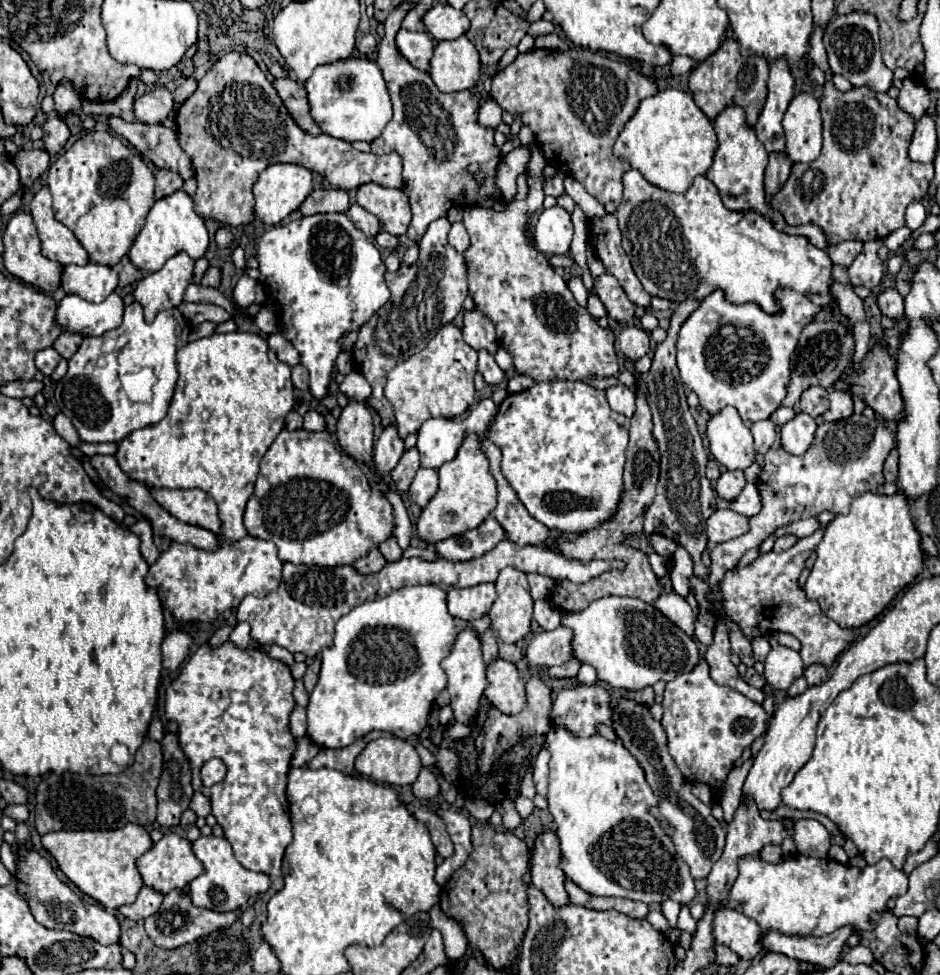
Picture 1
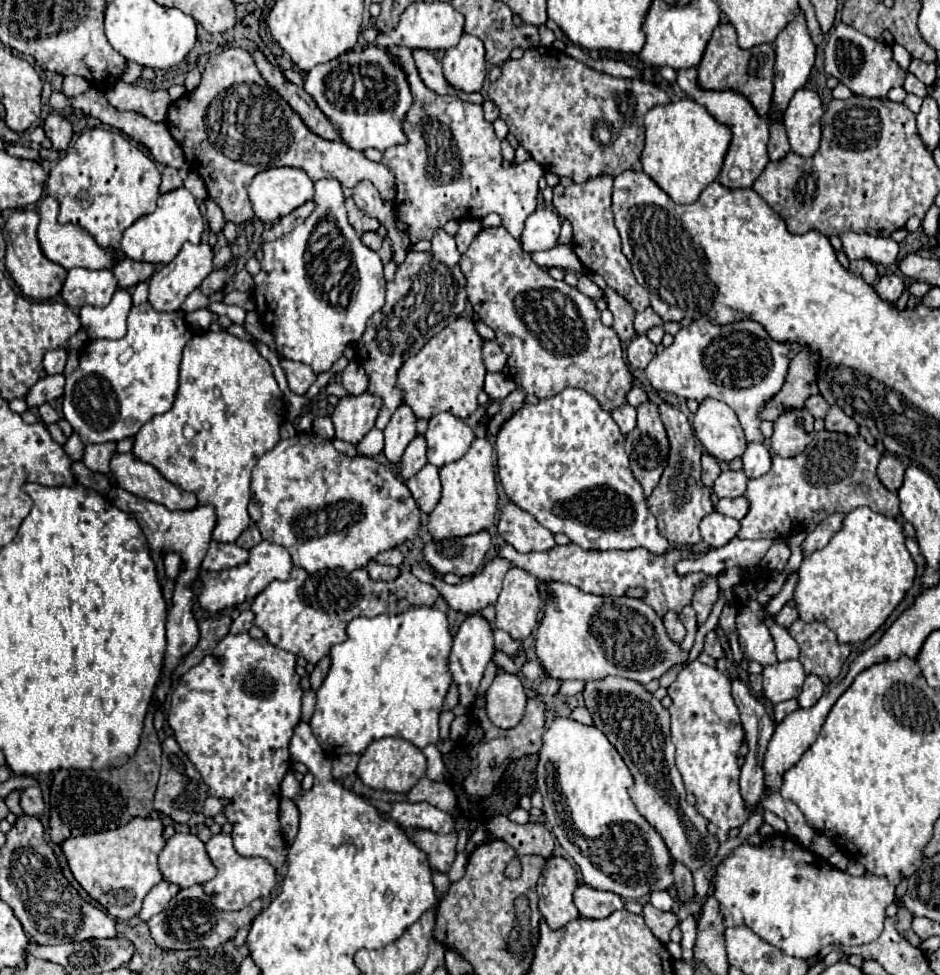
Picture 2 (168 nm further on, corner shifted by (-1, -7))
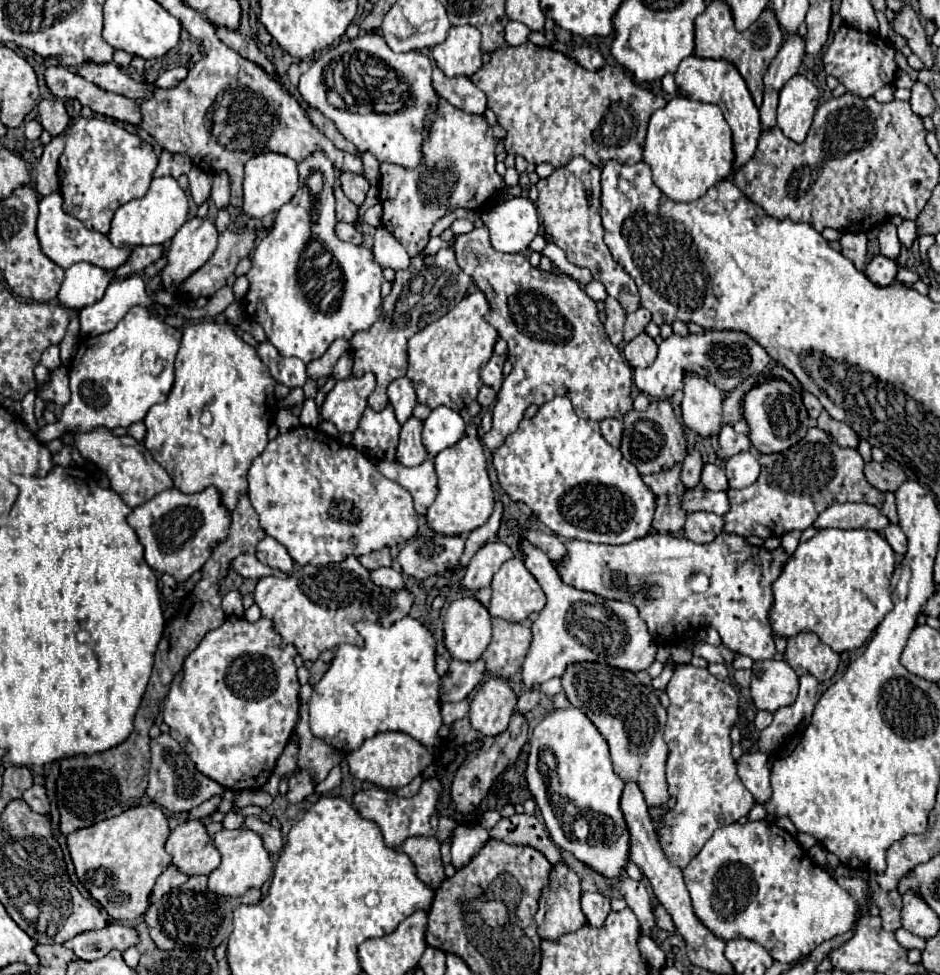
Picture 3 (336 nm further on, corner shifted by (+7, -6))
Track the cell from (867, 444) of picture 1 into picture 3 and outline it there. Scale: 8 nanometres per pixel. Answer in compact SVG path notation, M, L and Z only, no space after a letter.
M809 428L807 436L797 442L795 446L791 446L785 452L779 454L763 454L759 458L761 464L761 474L757 478L755 484L747 486L747 488L731 488L727 490L729 502L731 502L731 510L725 514L725 532L729 534L737 534L737 536L759 536L759 538L781 538L783 534L791 532L791 530L805 530L813 524L813 520L819 516L819 512L823 512L827 506L831 506L833 502L867 502L873 504L877 508L883 506L885 502L885 494L875 490L863 474L863 458L857 450L851 448L841 448L835 442L829 440L829 434L819 430L819 428Z

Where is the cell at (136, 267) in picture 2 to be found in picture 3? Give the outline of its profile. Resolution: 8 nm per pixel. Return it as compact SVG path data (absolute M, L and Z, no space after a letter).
M135 246L131 250L131 256L127 258L127 262L123 266L119 266L113 276L115 278L127 278L131 274L143 272L149 264L157 262L163 254L163 246Z

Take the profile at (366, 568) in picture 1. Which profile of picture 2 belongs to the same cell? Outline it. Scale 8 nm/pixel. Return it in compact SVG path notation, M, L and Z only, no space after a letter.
M371 561L367 565L367 571L369 571L369 577L373 581L393 581L399 577L401 569L399 567L389 567L389 565L379 565L375 561Z

